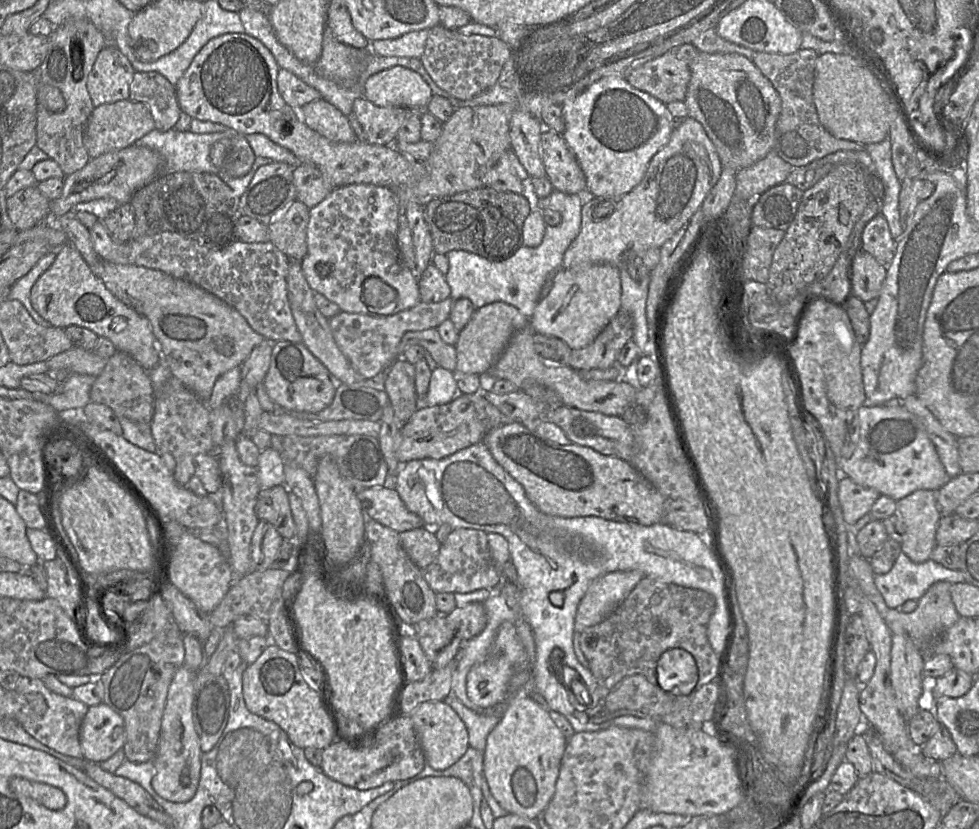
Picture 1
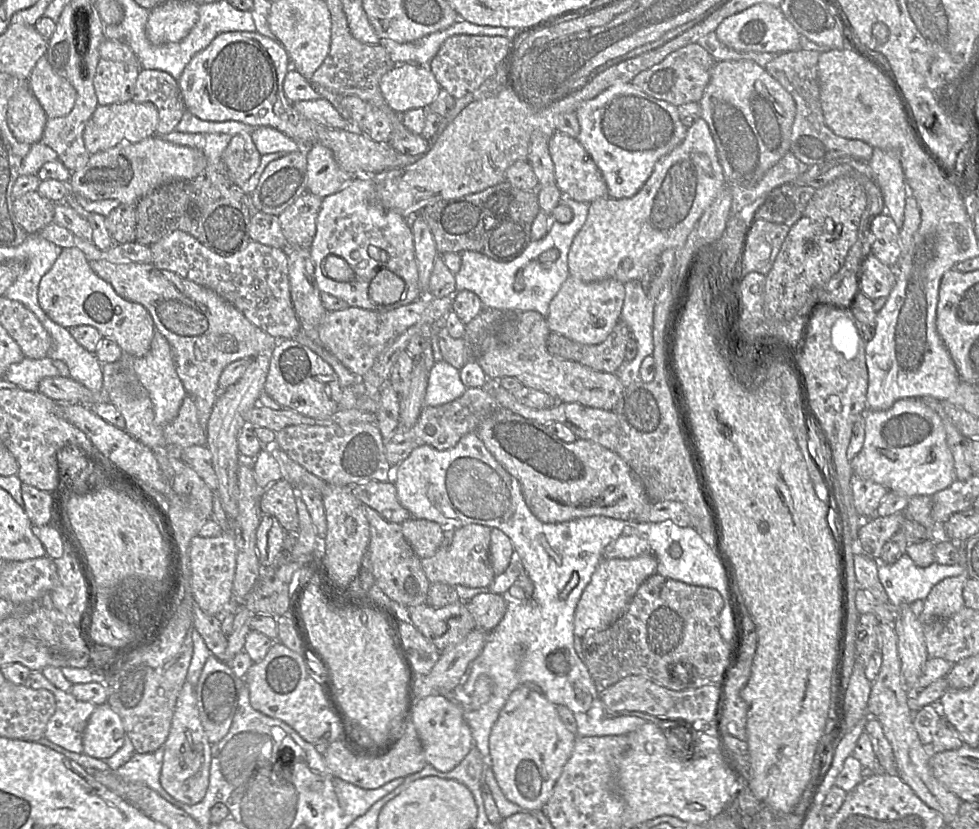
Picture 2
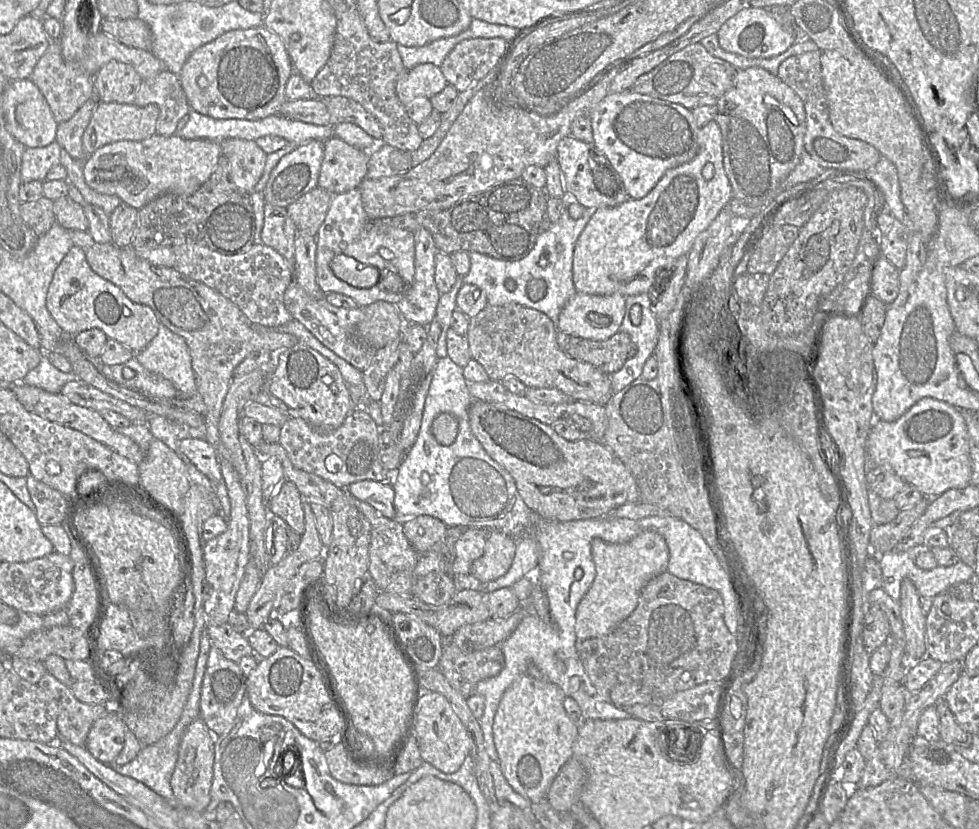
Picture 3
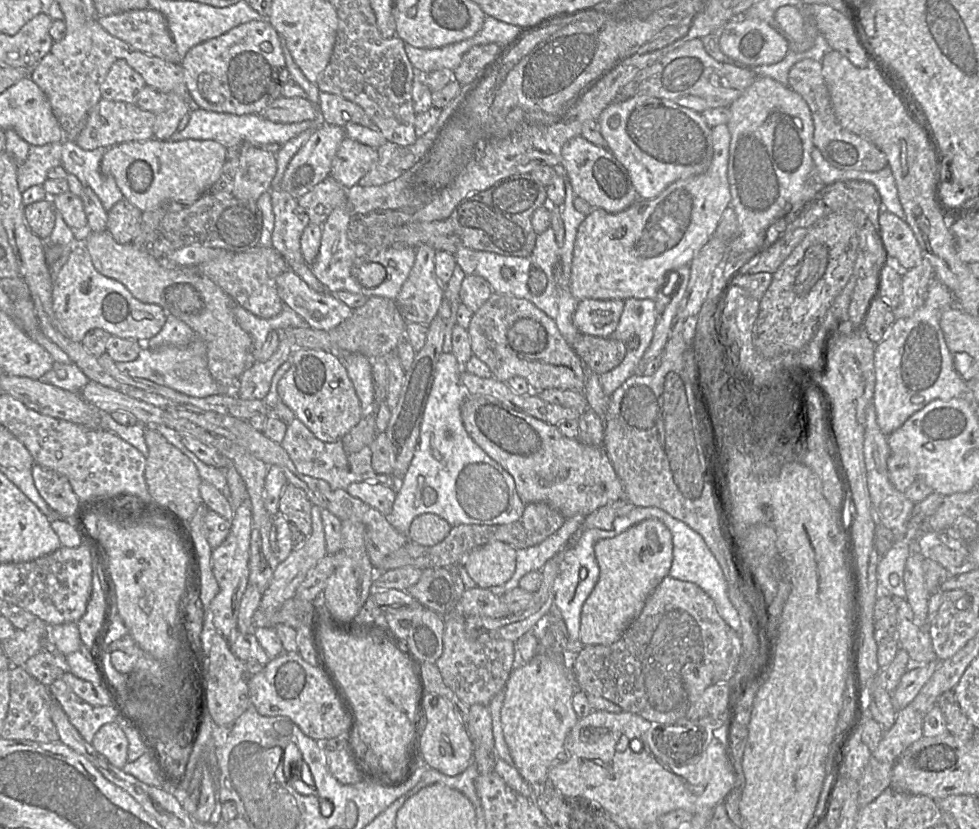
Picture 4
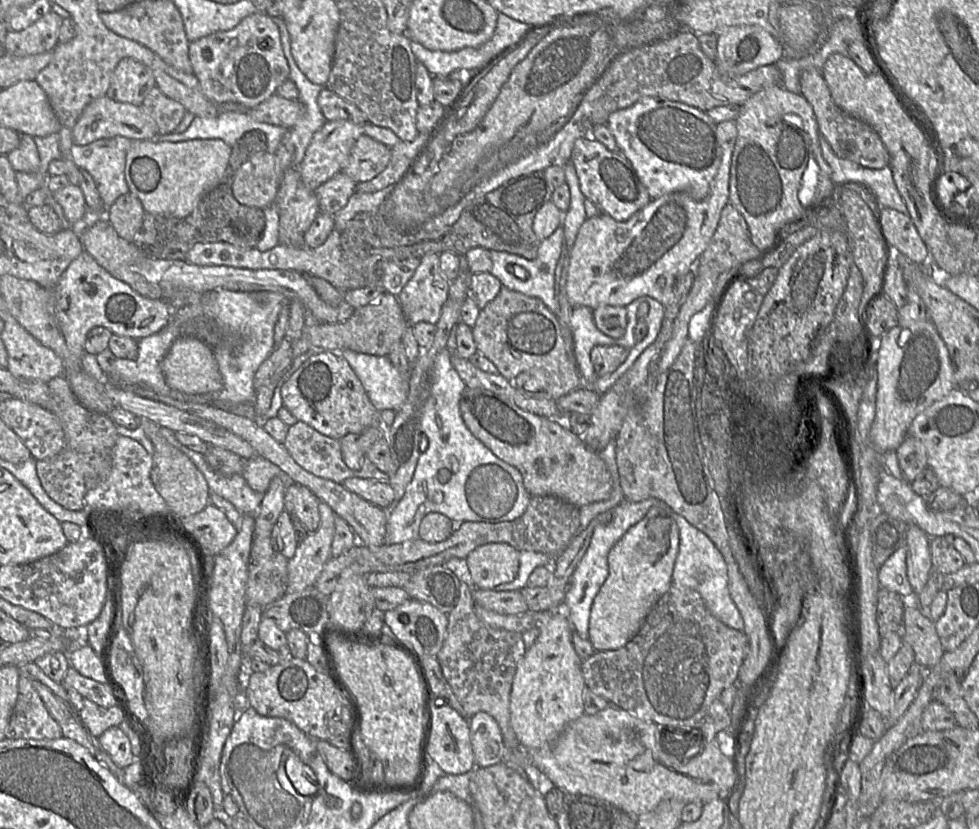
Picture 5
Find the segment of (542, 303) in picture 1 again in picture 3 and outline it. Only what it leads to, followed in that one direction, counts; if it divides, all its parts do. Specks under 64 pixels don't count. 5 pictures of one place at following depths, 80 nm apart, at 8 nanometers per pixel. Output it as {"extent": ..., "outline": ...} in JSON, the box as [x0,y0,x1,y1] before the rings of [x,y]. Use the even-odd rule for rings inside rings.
{"extent":[556,293,625,341],"outline":[[[575,293],[562,309],[556,328],[559,332],[588,340],[602,341],[620,330],[625,313],[625,299],[621,294],[591,295]]]}

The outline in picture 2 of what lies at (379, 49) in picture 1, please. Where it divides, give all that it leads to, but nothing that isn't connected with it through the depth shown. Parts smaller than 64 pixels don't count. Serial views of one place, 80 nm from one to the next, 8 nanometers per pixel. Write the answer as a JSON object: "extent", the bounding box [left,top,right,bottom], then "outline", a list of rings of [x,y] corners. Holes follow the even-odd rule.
{"extent":[380,30,450,66],"outline":[[[444,30],[433,32],[413,42],[398,43],[391,39],[380,39],[382,45],[396,64],[418,63],[429,66],[433,57],[450,35]]]}

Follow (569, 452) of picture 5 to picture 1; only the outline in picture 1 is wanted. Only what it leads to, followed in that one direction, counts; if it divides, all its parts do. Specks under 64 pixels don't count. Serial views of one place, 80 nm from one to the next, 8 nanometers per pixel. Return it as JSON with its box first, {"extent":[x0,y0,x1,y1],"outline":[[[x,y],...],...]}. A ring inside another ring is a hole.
{"extent":[482,422,666,526],"outline":[[[517,422],[493,429],[482,442],[497,463],[521,485],[528,500],[546,515],[564,518],[599,517],[644,526],[663,521],[666,498],[627,461],[574,443],[558,444]]]}

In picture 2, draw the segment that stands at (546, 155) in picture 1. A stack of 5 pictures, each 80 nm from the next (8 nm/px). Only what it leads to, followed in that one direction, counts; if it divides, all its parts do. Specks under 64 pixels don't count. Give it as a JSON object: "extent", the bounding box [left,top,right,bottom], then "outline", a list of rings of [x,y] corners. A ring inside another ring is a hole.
{"extent":[548,132,609,204],"outline":[[[555,132],[548,139],[548,150],[554,165],[556,186],[561,193],[587,204],[600,198],[609,198],[607,185],[600,170],[577,139]]]}

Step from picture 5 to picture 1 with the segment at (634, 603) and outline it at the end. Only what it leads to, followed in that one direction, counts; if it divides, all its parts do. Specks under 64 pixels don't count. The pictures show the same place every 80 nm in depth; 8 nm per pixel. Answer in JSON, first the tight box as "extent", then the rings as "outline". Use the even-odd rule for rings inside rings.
{"extent":[574,570,644,635],"outline":[[[634,570],[611,572],[595,578],[578,605],[574,632],[580,635],[585,629],[602,622],[644,577],[642,572]]]}

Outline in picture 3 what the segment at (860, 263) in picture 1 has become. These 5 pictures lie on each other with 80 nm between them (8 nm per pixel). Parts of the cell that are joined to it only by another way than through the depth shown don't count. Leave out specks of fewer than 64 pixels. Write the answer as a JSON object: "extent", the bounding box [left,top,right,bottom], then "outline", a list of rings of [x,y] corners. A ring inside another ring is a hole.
{"extent":[870,256,900,305],"outline":[[[880,256],[873,266],[870,295],[880,299],[887,305],[891,305],[899,293],[899,275],[900,269]]]}

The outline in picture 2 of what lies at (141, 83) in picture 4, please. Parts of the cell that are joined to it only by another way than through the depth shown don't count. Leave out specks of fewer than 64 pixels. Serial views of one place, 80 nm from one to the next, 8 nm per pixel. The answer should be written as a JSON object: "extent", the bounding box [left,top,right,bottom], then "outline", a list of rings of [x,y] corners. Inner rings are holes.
{"extent":[93,58,141,105],"outline":[[[100,58],[93,85],[99,105],[132,100],[141,67]]]}

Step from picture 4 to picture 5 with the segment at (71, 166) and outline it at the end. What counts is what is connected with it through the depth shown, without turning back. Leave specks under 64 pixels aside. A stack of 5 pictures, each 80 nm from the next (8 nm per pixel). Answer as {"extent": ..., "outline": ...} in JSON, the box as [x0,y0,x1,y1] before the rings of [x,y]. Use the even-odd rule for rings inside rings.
{"extent":[71,136,132,212],"outline":[[[115,136],[84,146],[73,144],[71,147],[73,162],[93,177],[105,212],[118,197],[129,192],[125,163],[132,143],[129,138]]]}

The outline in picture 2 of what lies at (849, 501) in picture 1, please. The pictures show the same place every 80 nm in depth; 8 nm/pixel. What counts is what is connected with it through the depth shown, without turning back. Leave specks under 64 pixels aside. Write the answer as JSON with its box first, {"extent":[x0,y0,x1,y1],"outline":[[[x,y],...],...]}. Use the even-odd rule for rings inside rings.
{"extent":[851,474,889,519],"outline":[[[855,474],[851,479],[851,487],[855,508],[863,519],[874,516],[878,505],[889,493],[883,485]]]}

